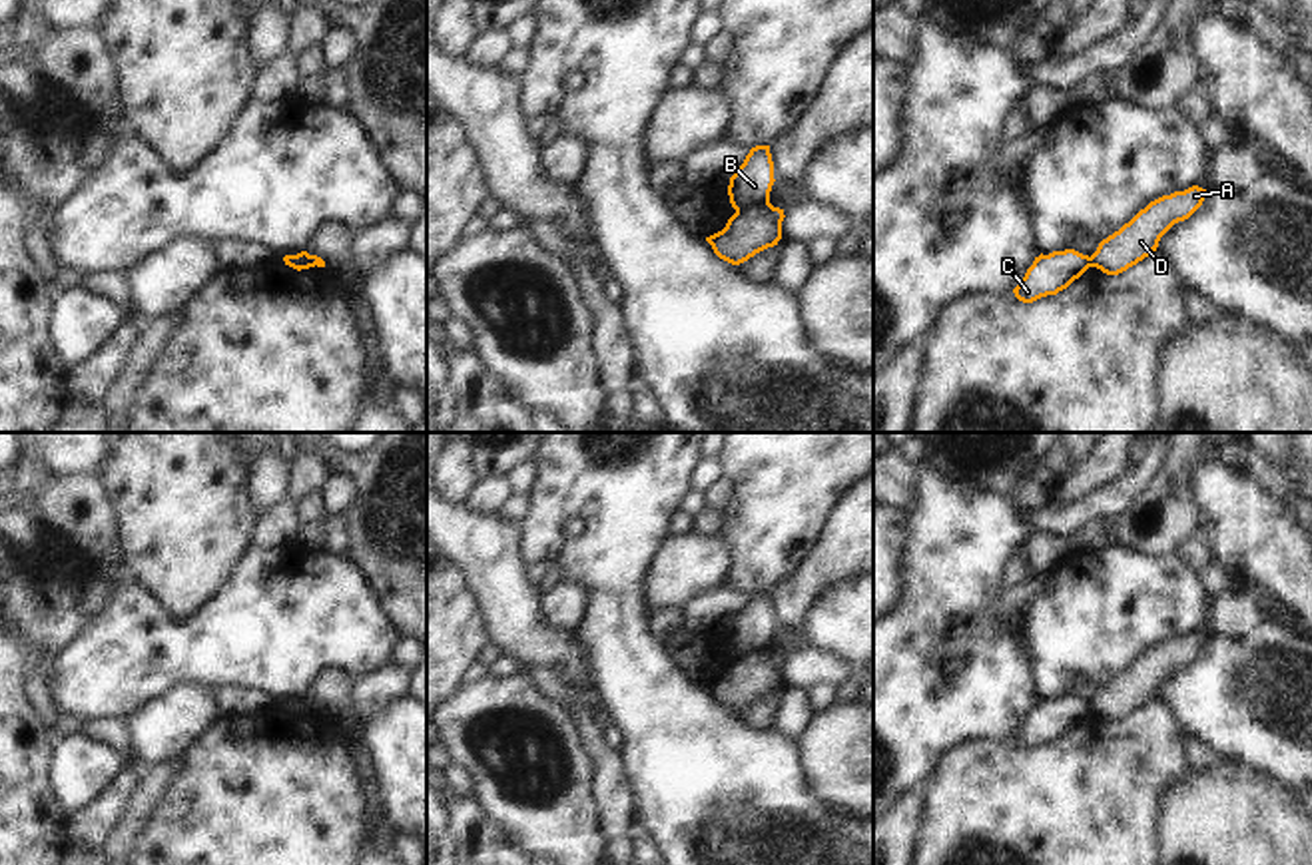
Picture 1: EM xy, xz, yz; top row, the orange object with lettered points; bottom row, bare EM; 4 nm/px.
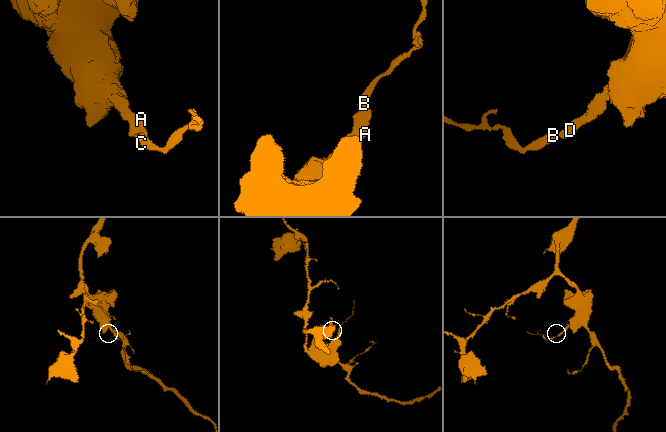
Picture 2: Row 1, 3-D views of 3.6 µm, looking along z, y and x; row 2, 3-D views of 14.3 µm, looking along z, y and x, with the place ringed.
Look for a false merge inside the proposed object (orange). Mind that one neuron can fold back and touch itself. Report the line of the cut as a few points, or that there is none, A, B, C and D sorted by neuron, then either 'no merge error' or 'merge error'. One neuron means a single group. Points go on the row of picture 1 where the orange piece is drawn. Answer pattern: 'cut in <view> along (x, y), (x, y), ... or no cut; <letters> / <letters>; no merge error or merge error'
cut in xz along (768, 202), (736, 212); A D / B C; merge error

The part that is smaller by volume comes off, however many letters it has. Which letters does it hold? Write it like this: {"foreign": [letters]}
{"foreign": ["B", "C"]}

